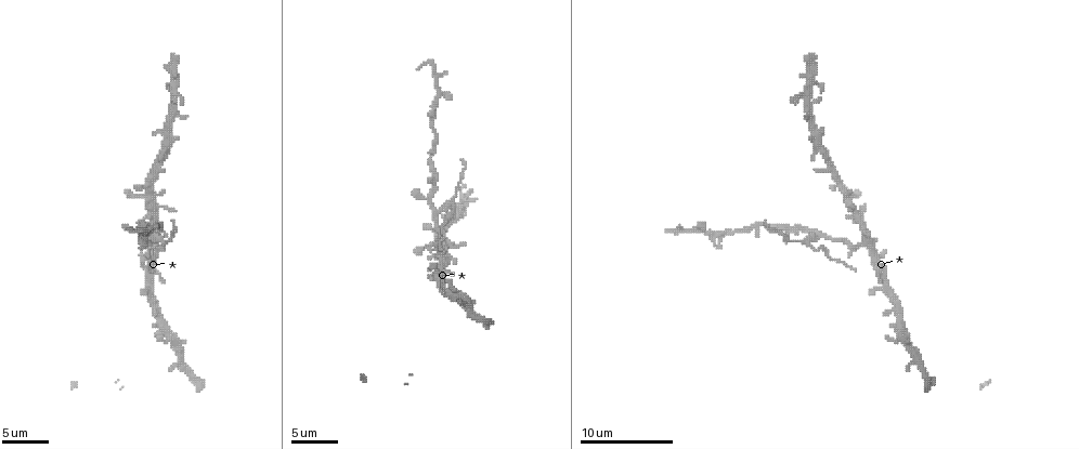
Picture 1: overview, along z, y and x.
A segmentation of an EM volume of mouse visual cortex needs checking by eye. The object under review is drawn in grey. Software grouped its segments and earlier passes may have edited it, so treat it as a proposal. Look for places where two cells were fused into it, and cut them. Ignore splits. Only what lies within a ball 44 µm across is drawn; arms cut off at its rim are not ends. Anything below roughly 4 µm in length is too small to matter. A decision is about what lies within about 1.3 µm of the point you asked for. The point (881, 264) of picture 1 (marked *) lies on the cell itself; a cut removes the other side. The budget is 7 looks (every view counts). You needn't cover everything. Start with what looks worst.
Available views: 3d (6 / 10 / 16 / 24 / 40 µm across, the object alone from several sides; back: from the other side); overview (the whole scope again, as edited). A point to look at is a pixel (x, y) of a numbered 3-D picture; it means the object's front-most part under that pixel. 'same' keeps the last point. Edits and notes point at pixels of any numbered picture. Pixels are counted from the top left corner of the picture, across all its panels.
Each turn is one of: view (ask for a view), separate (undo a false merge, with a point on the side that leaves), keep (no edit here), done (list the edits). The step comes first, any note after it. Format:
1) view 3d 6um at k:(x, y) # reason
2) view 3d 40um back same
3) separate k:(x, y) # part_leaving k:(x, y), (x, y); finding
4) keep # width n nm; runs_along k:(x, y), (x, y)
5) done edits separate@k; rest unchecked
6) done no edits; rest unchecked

view 3d 10um at 1:(913, 359)

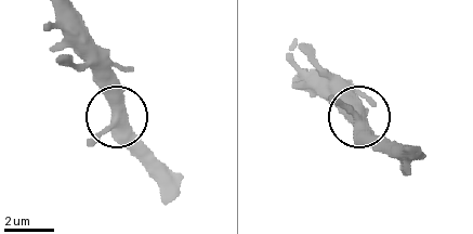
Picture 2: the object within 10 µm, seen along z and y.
keep # width 360 nm; runs_along 2:(64, 16), (68, 41), (136, 157); all the same cell

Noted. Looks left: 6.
view 3d 16um at 1:(865, 242) # two arms at a narrow angle

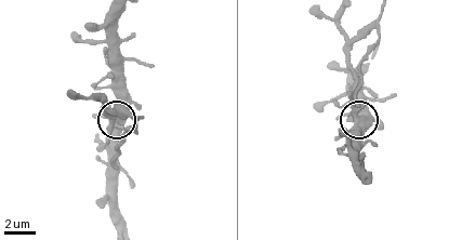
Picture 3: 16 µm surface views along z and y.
keep # all the same cell

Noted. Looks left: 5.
view 3d 6um at 1:(434, 172) # thick turns thin

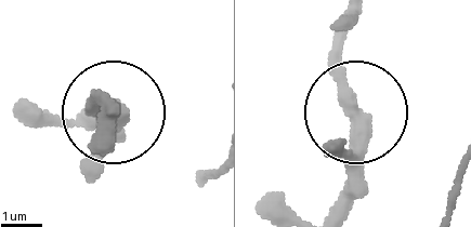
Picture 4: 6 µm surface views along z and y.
keep # continuous, no second cell

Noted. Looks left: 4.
done no edits; rest unchecked

